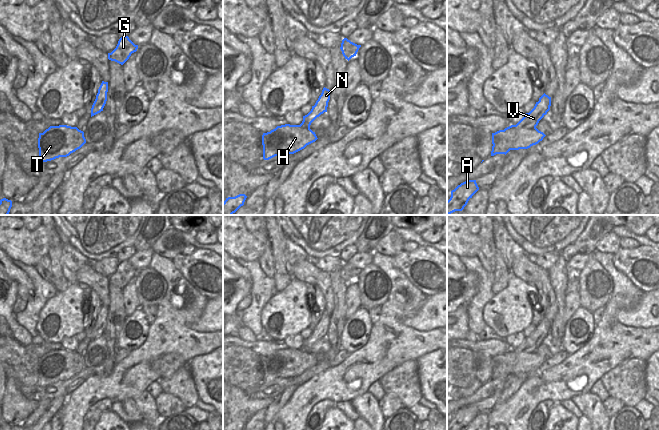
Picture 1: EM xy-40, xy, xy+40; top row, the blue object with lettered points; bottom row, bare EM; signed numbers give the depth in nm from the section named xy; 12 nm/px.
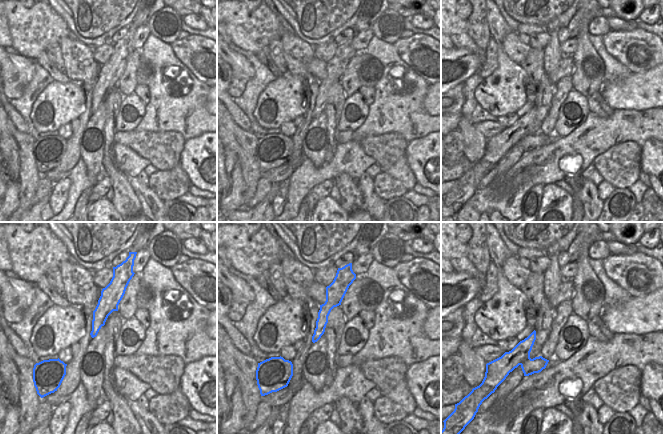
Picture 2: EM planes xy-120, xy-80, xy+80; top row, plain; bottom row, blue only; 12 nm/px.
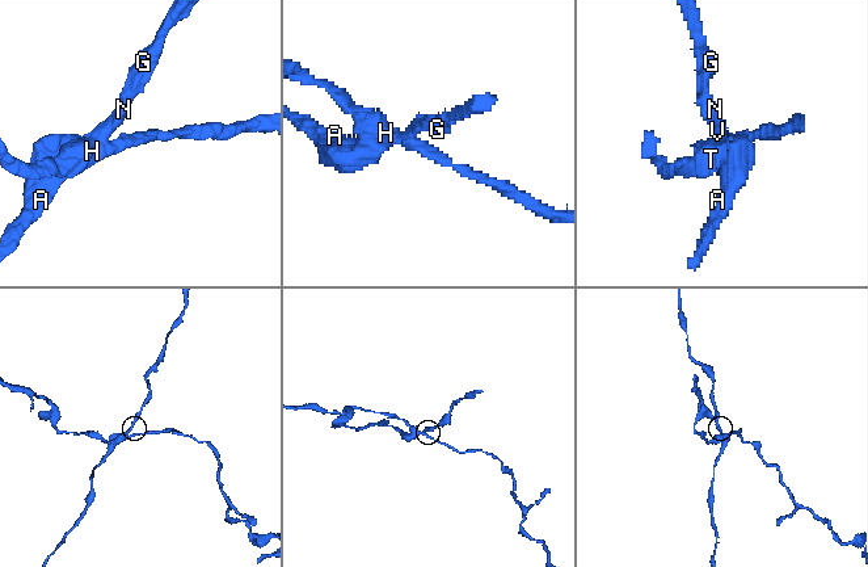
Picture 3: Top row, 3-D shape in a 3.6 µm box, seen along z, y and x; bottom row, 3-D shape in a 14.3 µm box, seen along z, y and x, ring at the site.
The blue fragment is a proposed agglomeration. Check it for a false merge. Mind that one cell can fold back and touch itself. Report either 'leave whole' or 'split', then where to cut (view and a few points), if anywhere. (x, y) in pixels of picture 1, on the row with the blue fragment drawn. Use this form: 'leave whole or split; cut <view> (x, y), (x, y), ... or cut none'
split; cut xy+40 (535, 127), (520, 128), (510, 149)

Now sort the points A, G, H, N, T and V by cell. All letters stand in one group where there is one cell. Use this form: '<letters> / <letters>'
A G N V / H T

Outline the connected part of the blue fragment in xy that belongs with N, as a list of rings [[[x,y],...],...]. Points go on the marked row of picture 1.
[[[323,88],[321,95],[316,101],[315,105],[312,106],[311,111],[303,116],[303,121],[300,126],[304,128],[310,128],[311,123],[324,112],[327,112],[328,102],[330,100],[331,90]]]

